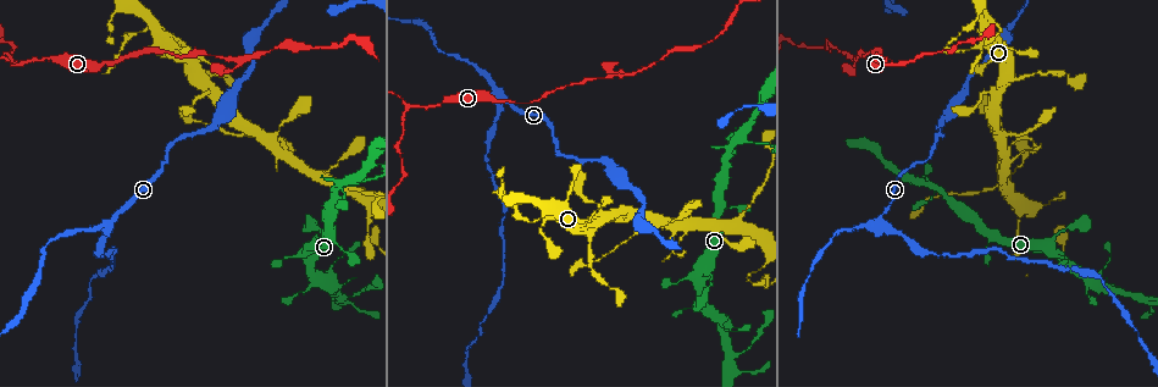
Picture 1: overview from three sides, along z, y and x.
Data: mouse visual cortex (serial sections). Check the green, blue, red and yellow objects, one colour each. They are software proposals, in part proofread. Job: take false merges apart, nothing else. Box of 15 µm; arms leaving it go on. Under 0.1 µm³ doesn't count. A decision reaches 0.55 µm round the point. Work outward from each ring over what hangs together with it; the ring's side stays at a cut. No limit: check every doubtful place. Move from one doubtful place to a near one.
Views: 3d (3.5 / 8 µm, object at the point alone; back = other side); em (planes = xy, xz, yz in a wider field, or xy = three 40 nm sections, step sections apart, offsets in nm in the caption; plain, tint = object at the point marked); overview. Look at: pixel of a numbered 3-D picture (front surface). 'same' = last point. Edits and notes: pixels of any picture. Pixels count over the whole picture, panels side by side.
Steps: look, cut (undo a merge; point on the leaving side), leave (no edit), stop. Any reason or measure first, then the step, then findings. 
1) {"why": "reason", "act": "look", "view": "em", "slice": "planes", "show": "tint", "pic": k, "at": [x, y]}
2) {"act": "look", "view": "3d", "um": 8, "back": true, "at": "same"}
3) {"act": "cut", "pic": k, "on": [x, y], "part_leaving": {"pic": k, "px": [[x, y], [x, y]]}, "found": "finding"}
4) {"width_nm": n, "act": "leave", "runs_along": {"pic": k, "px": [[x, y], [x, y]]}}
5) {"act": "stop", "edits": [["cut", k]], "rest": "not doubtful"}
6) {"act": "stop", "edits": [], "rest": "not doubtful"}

{"act": "look", "view": "3d", "um": 3.5, "pic": 1, "at": [1014, 134]}

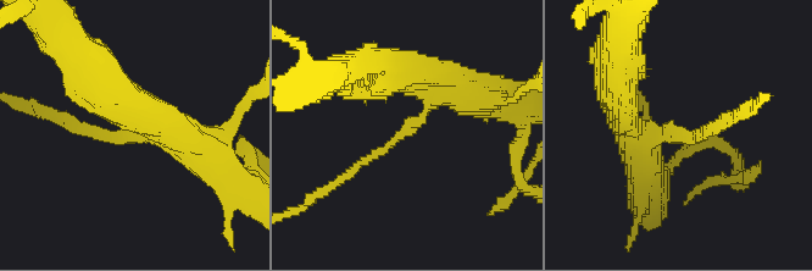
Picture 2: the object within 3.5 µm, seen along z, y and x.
{"arm_widths_nm": [150, 300], "why": "need the tissue", "act": "look", "view": "em", "slice": "xy", "step": 3, "show": "tint", "pic": 2, "at": [681, 135]}

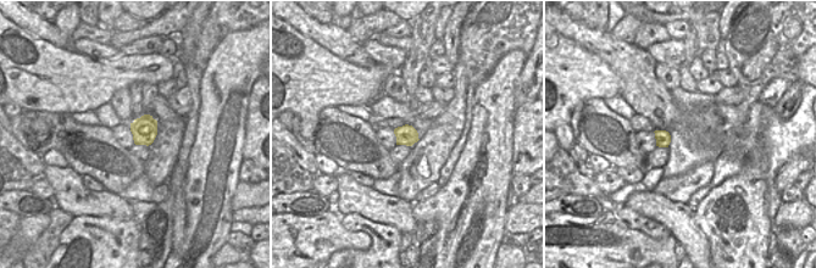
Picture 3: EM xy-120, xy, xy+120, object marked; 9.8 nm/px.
{"act": "leave", "runs_along": {"pic": 2, "px": [[416, 76], [423, 117], [337, 182]]}, "found": "continuous, no second cell"}

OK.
{"why": "arms part here", "act": "look", "view": "3d", "um": 3.5, "pic": 1, "at": [408, 107]}

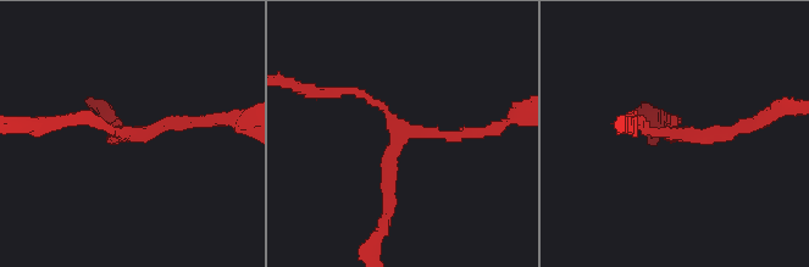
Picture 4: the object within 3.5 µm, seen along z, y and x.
{"arms": 3, "arm_widths_nm": [150, 150, 200], "act": "look", "view": "em", "slice": "xy", "step": 3, "show": "plain", "pic": 4, "at": [412, 132]}

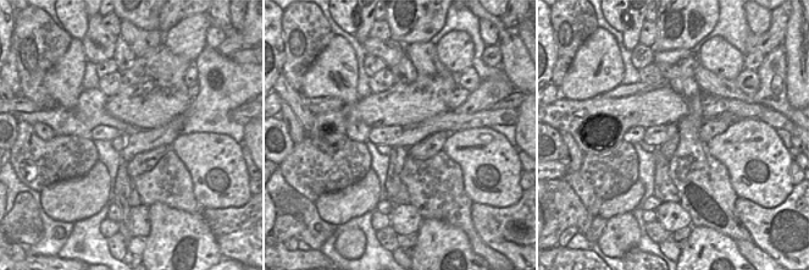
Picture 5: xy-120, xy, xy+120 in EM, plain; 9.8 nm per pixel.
{"why": "with the object marked", "act": "look", "view": "em", "slice": "xy", "step": 3, "show": "tint", "at": "same"}

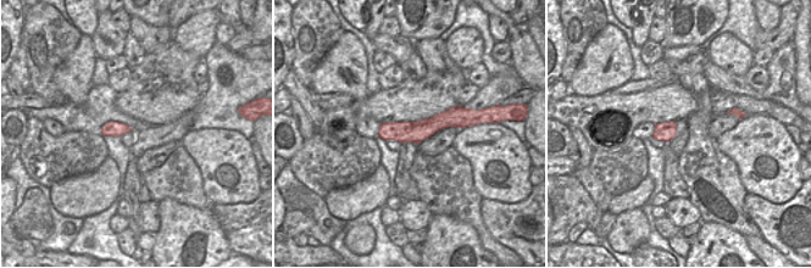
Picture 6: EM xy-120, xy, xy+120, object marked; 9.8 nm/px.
{"act": "leave", "runs_along": {"pic": 4, "px": [[493, 128], [408, 134], [388, 156], [388, 202]]}, "found": "one cell here"}

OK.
{"why": "arms part here", "act": "look", "view": "3d", "um": 3.5, "pic": 1, "at": [626, 72]}

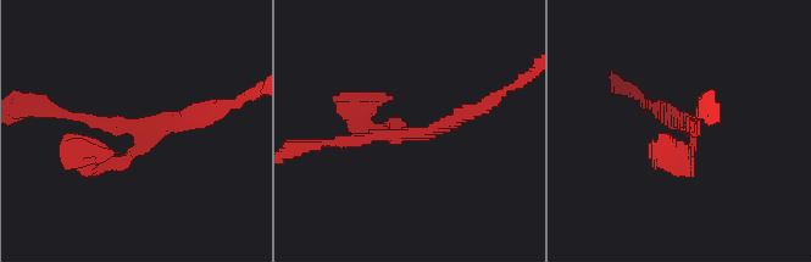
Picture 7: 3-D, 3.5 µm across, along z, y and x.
{"why": "need the tissue", "act": "look", "view": "em", "slice": "xy", "step": 2, "show": "tint", "pic": 7, "at": [131, 121]}

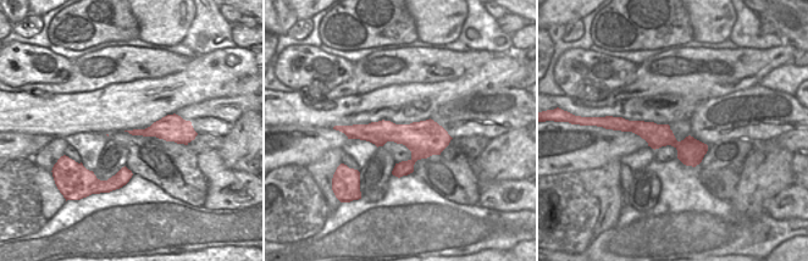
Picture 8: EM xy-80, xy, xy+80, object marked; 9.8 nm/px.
{"act": "leave", "runs_along": {"pic": 8, "px": [[348, 132], [447, 139]]}, "found": "continuous, no second cell"}

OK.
{"act": "stop", "edits": [], "rest": "not doubtful"}

